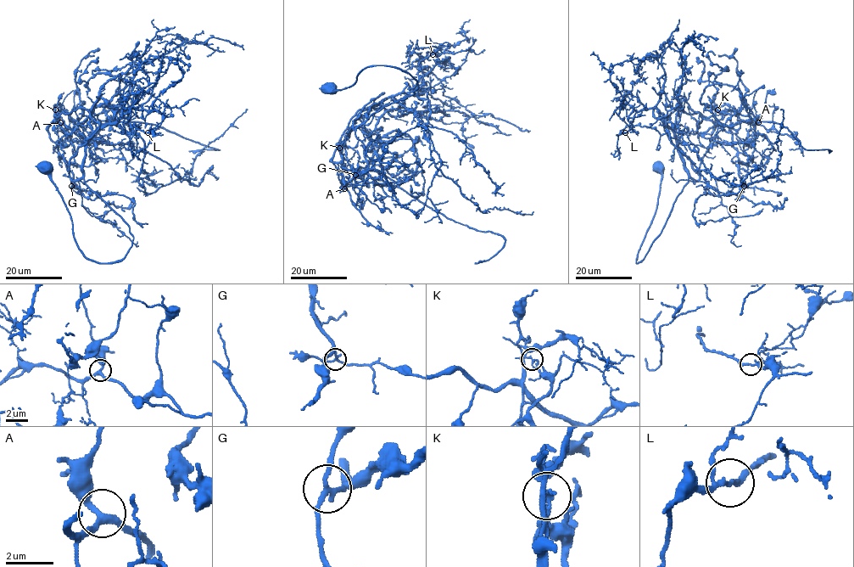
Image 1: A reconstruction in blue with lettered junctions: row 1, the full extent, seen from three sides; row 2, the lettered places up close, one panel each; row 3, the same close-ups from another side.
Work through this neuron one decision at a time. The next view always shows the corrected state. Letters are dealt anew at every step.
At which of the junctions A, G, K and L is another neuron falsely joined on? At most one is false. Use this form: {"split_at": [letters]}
{"split_at": ["K"]}

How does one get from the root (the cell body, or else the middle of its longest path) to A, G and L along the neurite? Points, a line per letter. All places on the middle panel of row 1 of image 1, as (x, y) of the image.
A: (329, 88), (351, 86), (372, 65), (399, 67), (418, 84), (348, 131), (343, 160), (332, 161), (344, 188)
G: (329, 88), (351, 86), (372, 65), (399, 67), (418, 84), (348, 131), (343, 167), (355, 175)
L: (329, 88), (351, 86), (372, 65), (416, 81), (368, 118), (390, 97), (416, 96), (419, 63), (432, 54)

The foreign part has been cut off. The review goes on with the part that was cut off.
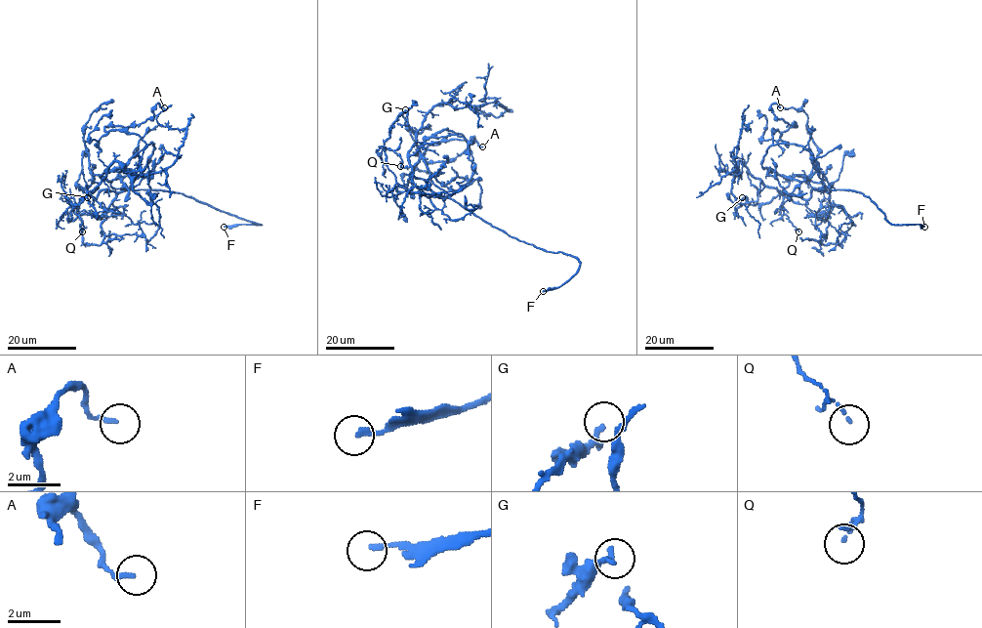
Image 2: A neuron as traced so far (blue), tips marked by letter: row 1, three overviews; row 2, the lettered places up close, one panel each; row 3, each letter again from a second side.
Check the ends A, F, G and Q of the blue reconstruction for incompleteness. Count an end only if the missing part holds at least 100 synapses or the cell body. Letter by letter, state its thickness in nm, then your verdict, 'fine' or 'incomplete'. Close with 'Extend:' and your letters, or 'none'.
A: 160 nm thick; fine
F: 160 nm thick; incomplete
G: 200 nm thick; fine
Q: 100 nm thick; fine
Extend: F

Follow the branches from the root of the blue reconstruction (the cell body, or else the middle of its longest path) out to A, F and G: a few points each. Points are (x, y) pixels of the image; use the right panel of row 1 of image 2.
A: (811, 190), (830, 189), (813, 156), (772, 144), (776, 130), (795, 125), (771, 105), (780, 107)
F: (811, 190), (857, 190), (868, 196), (891, 224), (924, 227)
G: (811, 190), (829, 194), (825, 215), (780, 194), (756, 205), (742, 197)

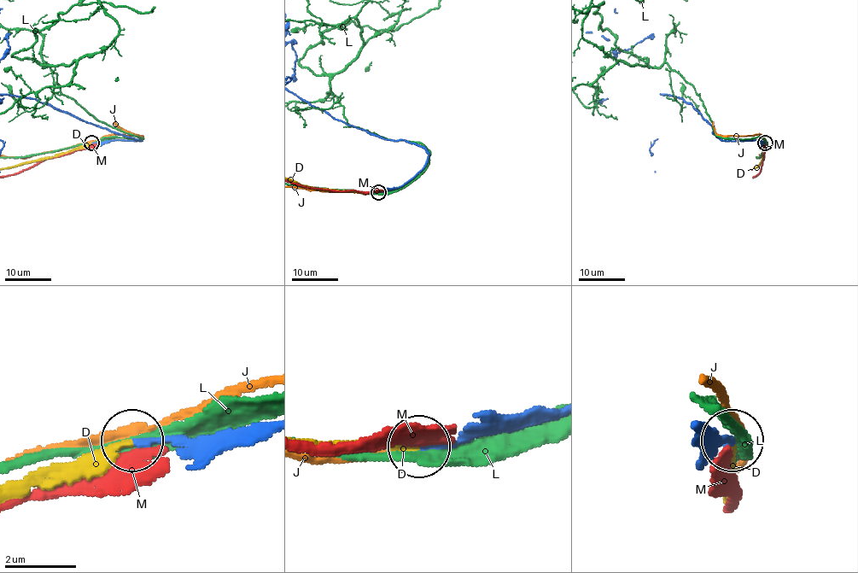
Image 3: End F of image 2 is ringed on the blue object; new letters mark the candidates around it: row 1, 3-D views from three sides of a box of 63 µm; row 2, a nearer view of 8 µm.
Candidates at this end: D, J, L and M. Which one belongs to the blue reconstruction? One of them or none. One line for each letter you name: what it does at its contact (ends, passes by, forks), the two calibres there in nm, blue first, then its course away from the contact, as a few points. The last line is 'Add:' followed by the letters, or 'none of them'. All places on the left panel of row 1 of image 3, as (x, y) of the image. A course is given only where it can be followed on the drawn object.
D: it ends; calibres 160 and 190 nm
Add: D

